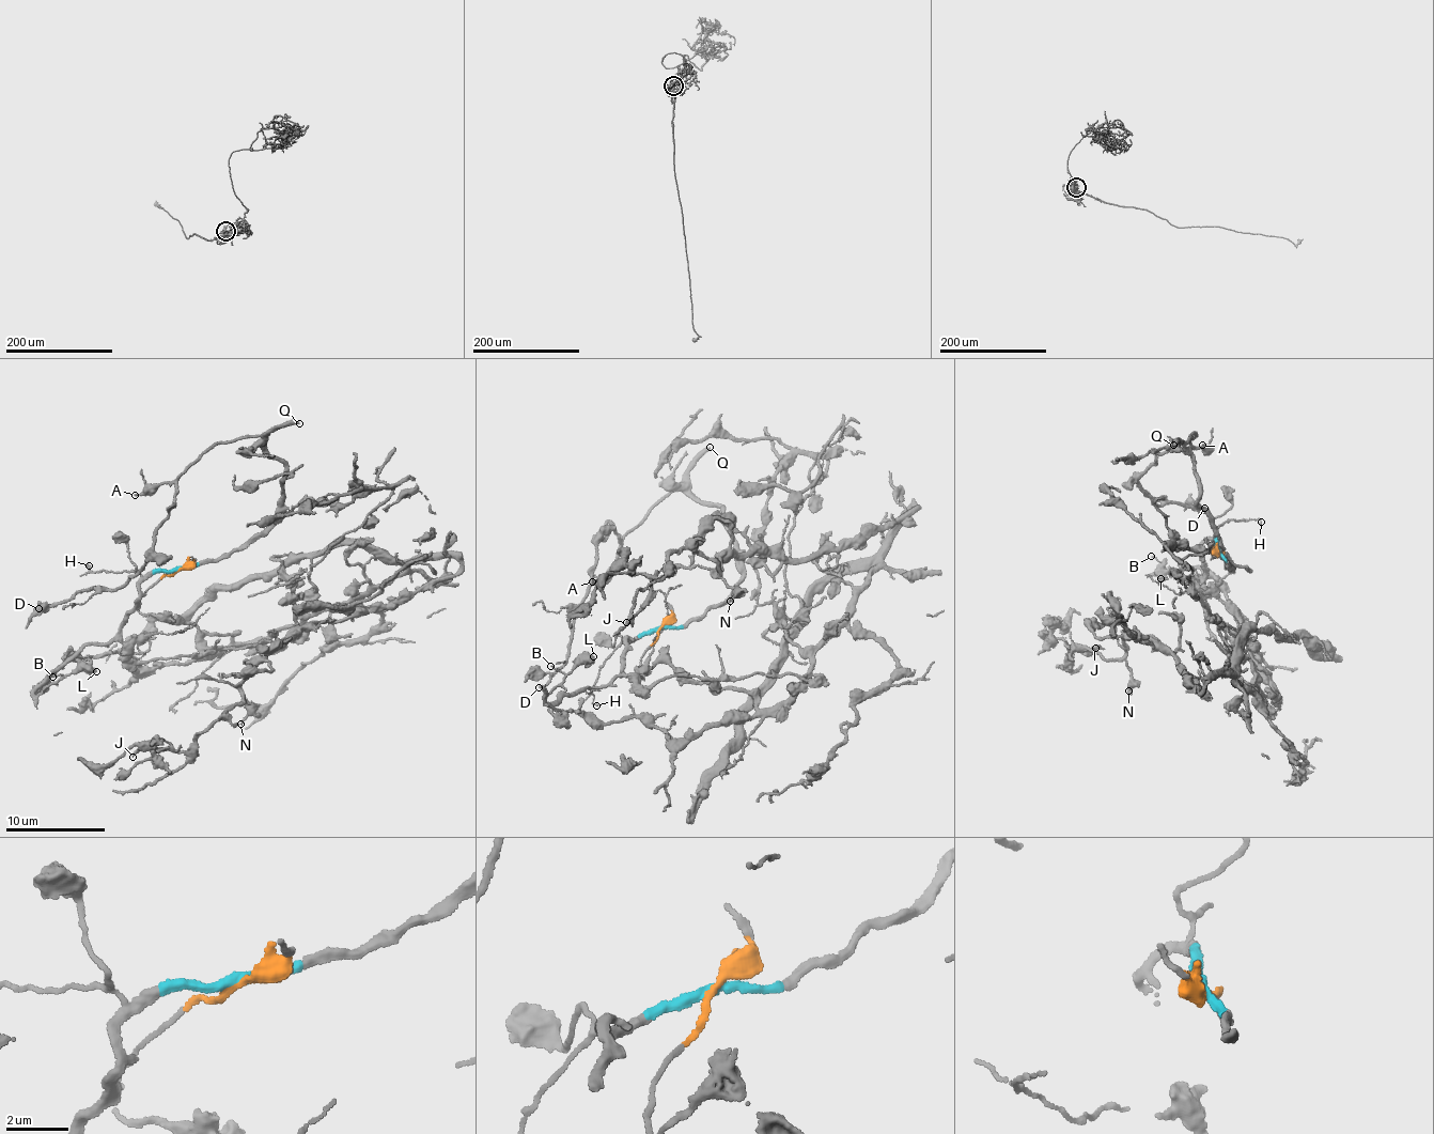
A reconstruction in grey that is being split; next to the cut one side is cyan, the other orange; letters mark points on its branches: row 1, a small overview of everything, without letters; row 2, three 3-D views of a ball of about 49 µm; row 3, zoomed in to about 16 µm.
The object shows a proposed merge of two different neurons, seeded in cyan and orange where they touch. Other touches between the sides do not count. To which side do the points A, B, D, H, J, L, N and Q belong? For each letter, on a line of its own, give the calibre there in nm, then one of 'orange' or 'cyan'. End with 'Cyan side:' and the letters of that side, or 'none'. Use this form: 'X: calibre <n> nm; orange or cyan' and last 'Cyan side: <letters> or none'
A: calibre 160 nm; cyan
B: calibre 100 nm; cyan
D: calibre 160 nm; cyan
H: calibre 100 nm; cyan
J: calibre 200 nm; orange
L: calibre 600 nm; cyan
N: calibre 130 nm; orange
Q: calibre 300 nm; cyan
Cyan side: A, B, D, H, L, Q

